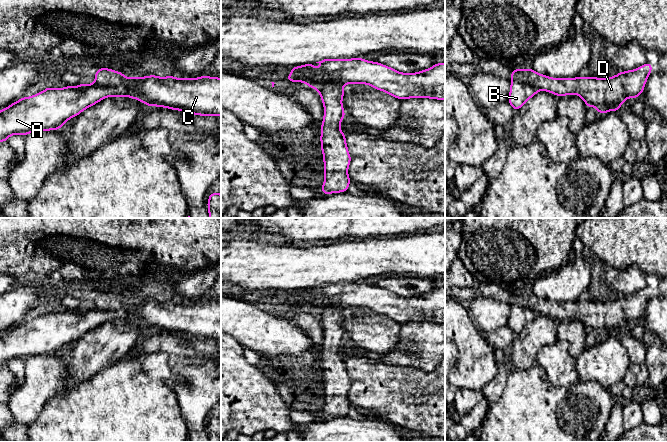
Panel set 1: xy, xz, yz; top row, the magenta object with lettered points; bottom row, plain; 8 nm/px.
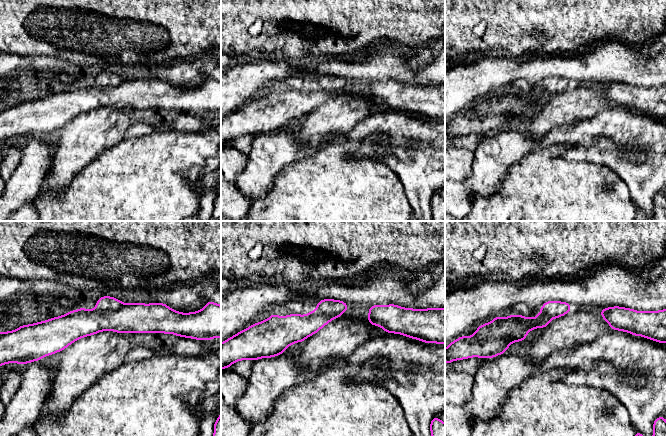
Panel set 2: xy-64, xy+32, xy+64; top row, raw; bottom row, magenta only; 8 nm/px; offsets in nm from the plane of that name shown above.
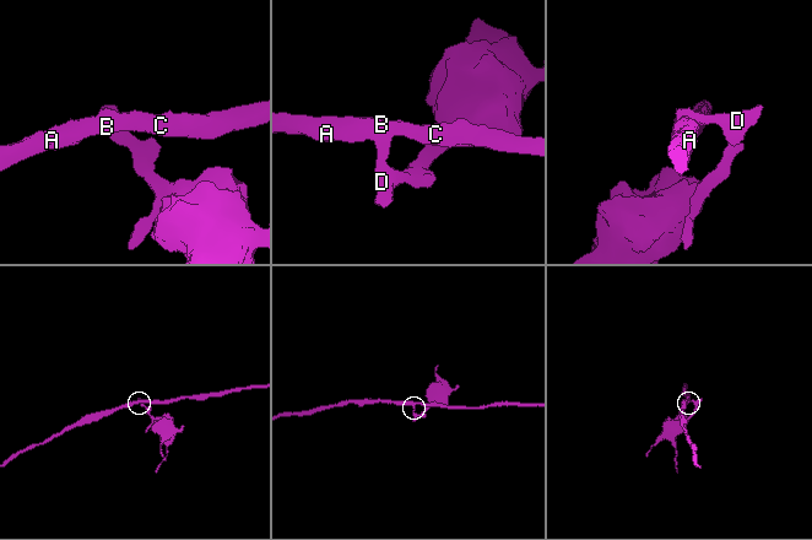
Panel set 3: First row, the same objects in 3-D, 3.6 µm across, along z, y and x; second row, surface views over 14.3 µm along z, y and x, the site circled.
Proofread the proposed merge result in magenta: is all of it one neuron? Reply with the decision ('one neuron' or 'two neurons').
two neurons

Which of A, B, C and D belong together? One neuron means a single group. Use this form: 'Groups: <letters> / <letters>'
Groups: A B C / D

